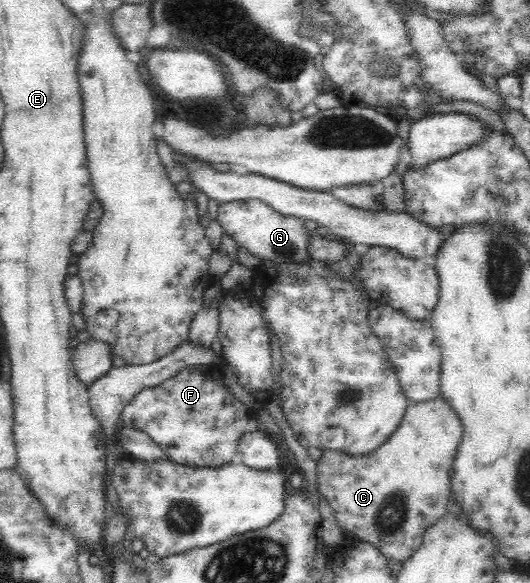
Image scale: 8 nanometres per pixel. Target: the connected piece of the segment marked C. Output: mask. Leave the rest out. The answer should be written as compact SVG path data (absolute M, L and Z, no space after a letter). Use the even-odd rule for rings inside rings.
M443 396L421 404L409 404L401 424L379 448L366 455L324 450L316 461L318 492L331 505L337 525L353 539L376 545L387 558L401 565L423 542L423 535L453 509L451 469L462 439L462 424Z

